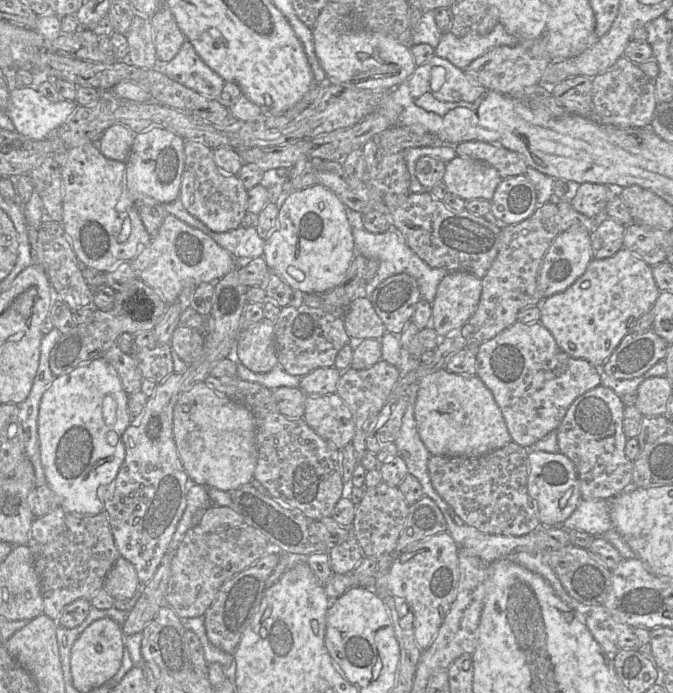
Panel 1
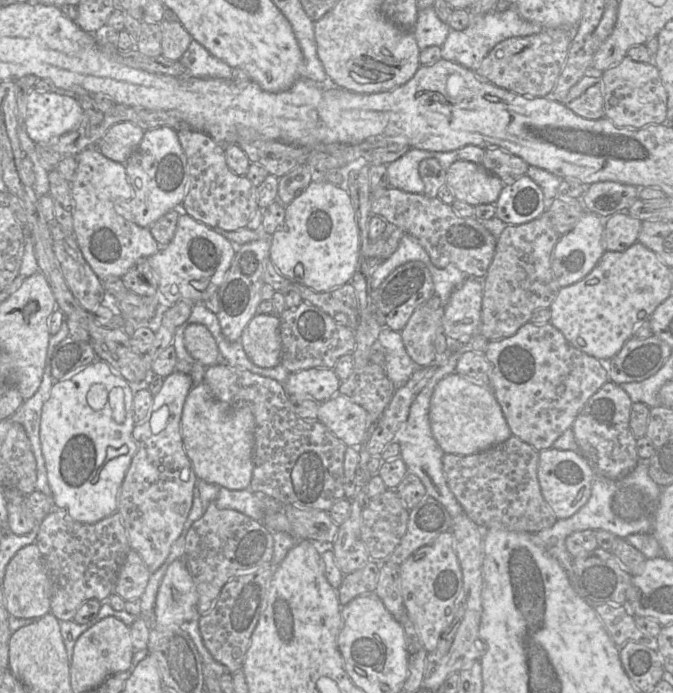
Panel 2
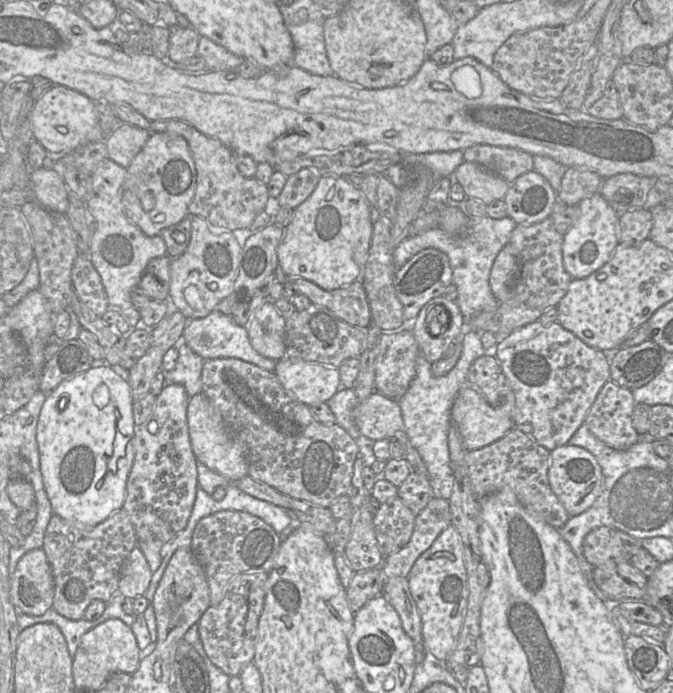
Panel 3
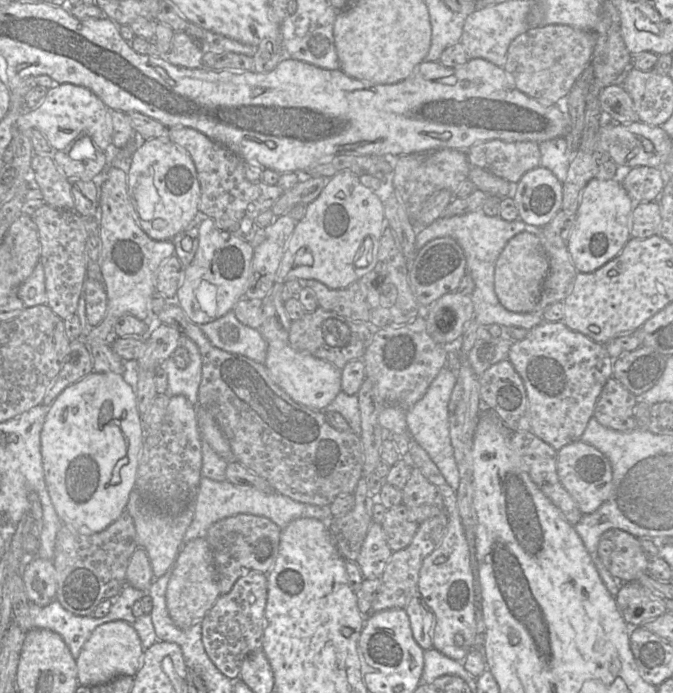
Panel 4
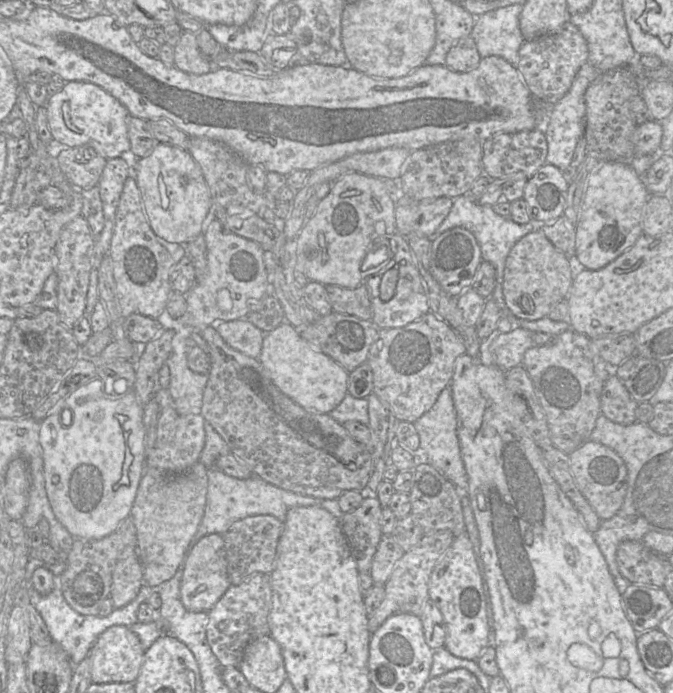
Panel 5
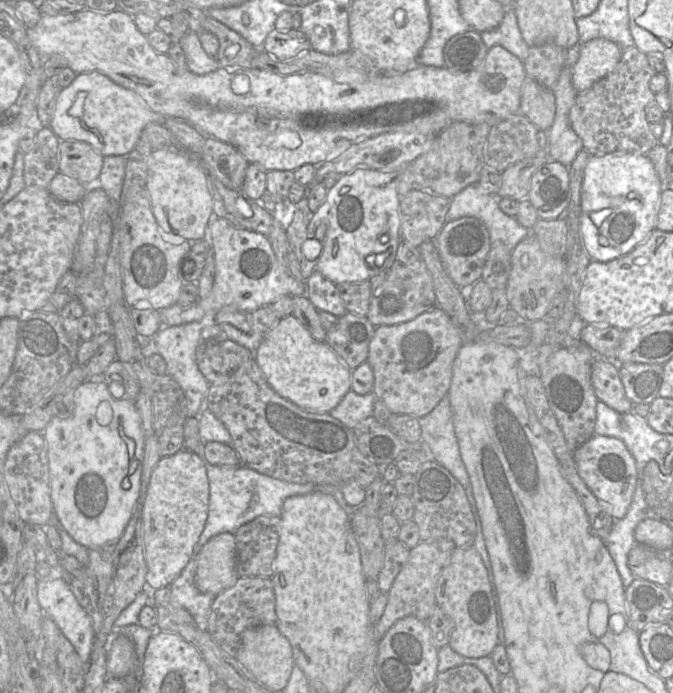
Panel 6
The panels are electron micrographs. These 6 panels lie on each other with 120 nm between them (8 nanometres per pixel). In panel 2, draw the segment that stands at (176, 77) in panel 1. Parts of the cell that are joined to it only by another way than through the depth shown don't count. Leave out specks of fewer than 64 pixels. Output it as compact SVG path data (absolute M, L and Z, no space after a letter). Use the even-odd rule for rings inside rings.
M191 40L188 49L179 59L186 75L194 78L230 79L232 68L213 56L196 40Z

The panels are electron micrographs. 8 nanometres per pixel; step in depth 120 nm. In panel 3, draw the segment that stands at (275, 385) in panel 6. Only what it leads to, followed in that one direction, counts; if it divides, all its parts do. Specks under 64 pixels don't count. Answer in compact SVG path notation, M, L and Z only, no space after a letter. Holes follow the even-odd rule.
M284 357L276 362L274 373L285 391L307 406L327 402L341 388L338 368L300 358Z

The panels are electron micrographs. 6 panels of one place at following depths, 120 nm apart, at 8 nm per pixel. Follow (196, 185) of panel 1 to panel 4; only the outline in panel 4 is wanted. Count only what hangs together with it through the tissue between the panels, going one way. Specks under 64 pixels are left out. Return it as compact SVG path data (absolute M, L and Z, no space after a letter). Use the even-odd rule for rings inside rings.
M169 127L168 139L184 149L192 158L200 184L198 209L213 219L217 228L222 231L232 230L243 218L255 219L260 213L271 209L284 192L276 184L249 181L245 177L245 162L242 158L193 128Z

